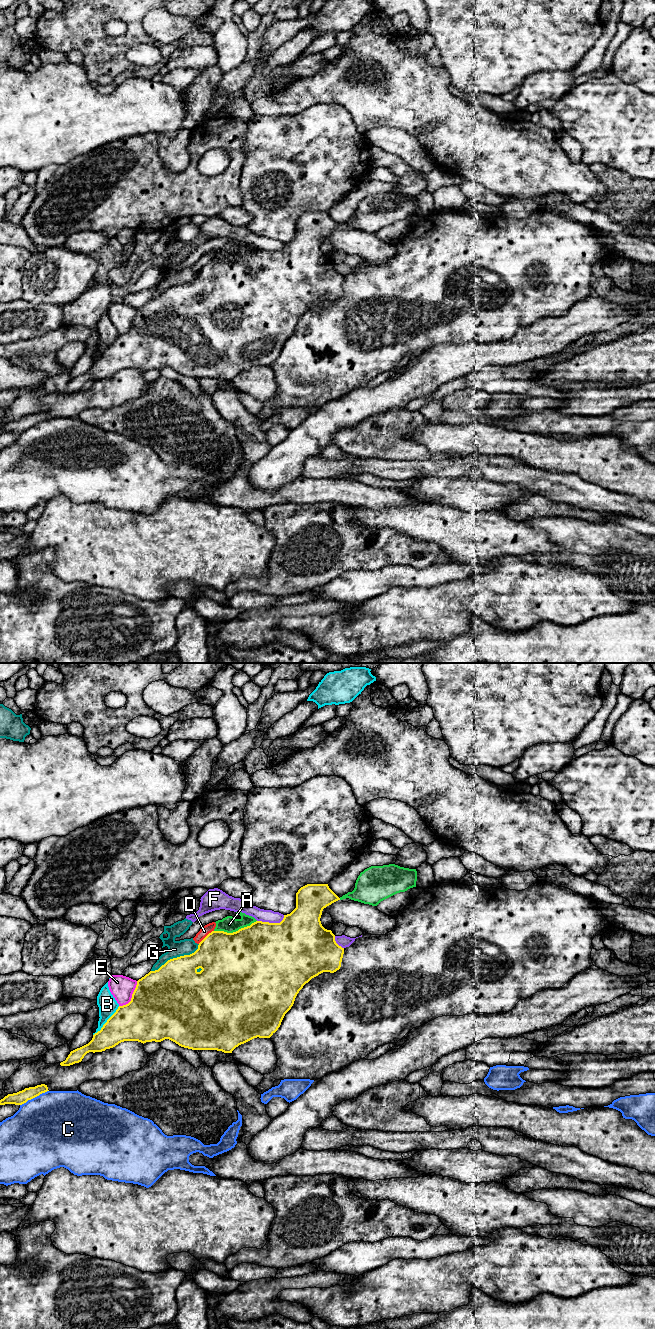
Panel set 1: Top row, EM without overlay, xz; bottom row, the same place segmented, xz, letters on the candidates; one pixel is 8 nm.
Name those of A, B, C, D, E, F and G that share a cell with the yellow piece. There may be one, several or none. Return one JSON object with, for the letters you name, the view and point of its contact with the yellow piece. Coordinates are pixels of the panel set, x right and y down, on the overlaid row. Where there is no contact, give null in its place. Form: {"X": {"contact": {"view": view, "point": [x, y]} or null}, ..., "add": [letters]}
{"add": []}

